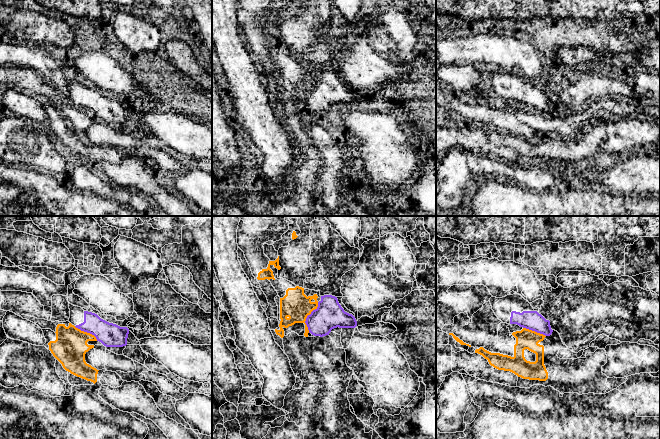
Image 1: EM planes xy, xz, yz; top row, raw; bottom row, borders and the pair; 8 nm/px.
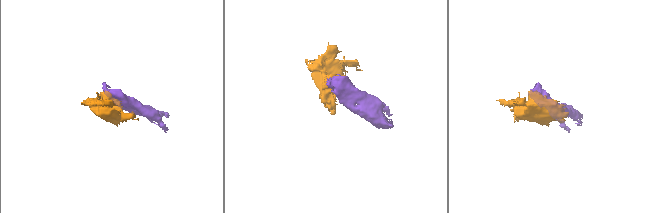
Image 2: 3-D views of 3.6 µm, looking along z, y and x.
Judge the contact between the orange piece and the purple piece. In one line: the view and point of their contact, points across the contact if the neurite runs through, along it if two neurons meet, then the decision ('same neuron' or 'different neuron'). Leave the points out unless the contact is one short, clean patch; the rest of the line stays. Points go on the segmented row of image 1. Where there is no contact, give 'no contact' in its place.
xz (306, 317) | along xz (318, 302), (318, 305), (306, 318), (305, 324), (308, 332) | different neuron

